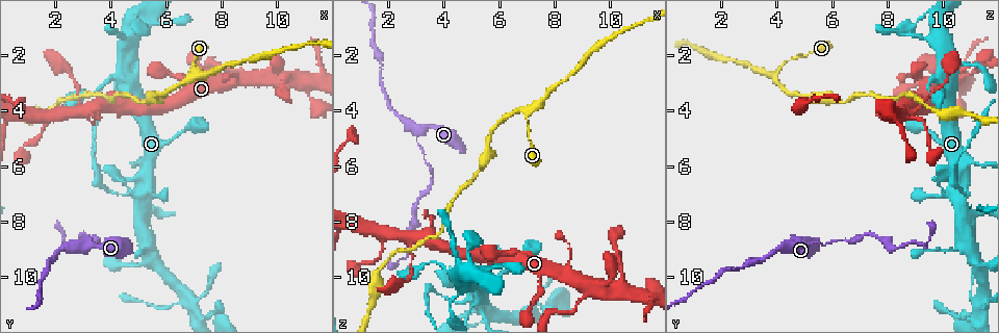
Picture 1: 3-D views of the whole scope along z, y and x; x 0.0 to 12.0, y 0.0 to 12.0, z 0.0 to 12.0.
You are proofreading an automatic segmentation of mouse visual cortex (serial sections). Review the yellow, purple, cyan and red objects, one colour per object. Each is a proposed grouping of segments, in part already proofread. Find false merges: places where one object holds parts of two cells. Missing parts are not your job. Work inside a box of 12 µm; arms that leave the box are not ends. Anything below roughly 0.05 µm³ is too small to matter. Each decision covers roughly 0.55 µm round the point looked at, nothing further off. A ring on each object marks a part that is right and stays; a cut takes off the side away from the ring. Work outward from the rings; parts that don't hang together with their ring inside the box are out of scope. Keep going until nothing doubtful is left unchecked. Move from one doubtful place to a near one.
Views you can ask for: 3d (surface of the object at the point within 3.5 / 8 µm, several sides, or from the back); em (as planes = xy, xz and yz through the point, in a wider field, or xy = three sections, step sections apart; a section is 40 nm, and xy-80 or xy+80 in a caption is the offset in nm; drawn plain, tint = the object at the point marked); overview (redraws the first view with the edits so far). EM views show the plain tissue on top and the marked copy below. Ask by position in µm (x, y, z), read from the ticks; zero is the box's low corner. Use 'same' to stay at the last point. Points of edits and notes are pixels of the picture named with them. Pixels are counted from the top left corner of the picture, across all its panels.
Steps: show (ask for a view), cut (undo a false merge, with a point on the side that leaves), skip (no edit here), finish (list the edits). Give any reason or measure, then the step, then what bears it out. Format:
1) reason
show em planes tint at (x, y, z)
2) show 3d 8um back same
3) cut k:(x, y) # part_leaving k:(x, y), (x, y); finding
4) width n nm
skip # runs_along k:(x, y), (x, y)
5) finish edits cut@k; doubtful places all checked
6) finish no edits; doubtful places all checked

three-way junction
show 3d 3.5um at (7.0, 2.5, 4.1)

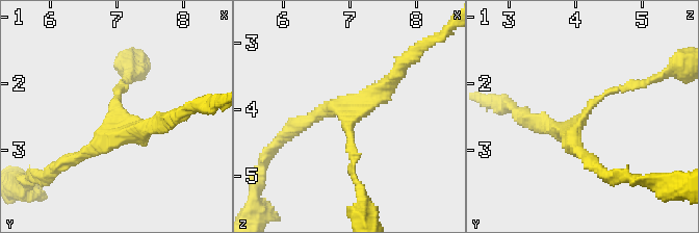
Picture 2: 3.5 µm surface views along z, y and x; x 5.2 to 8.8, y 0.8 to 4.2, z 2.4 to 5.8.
arm_widths 150, 200, 250 nm
skip # runs_along 2:(636, 85), (590, 104), (571, 133), (588, 159); all the same cell

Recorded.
calibre changes
show 3d 3.5um at (3.1, 8.9, 5.1)

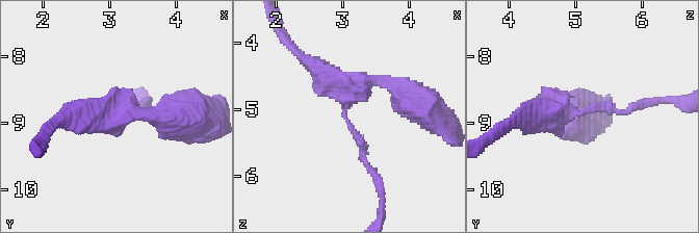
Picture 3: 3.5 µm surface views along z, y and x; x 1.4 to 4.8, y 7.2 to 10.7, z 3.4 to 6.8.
arm_widths 100, 200, 350 nm
skip # runs_along 3:(550, 117), (593, 107), (630, 110), (641, 103); one cell here

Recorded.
a narrow waist
show 3d 3.5um at (4.2, 7.0, 10.8)

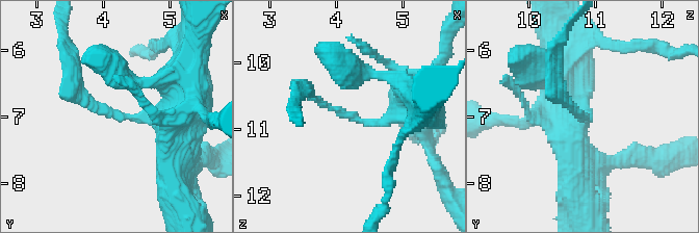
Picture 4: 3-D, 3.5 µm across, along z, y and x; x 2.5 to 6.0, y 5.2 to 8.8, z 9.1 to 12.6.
arm_widths 150, 450 nm
show em xy step 5 tint at (4.30, 7.05, 10.85)

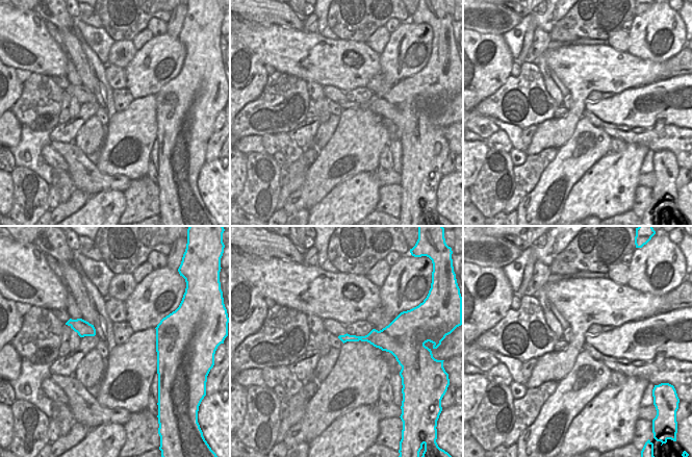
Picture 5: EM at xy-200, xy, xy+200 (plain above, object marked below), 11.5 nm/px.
skip # runs_along 4:(180, 114), (120, 119), (75, 83); one cell here

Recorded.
finish no edits; doubtful places all checked

